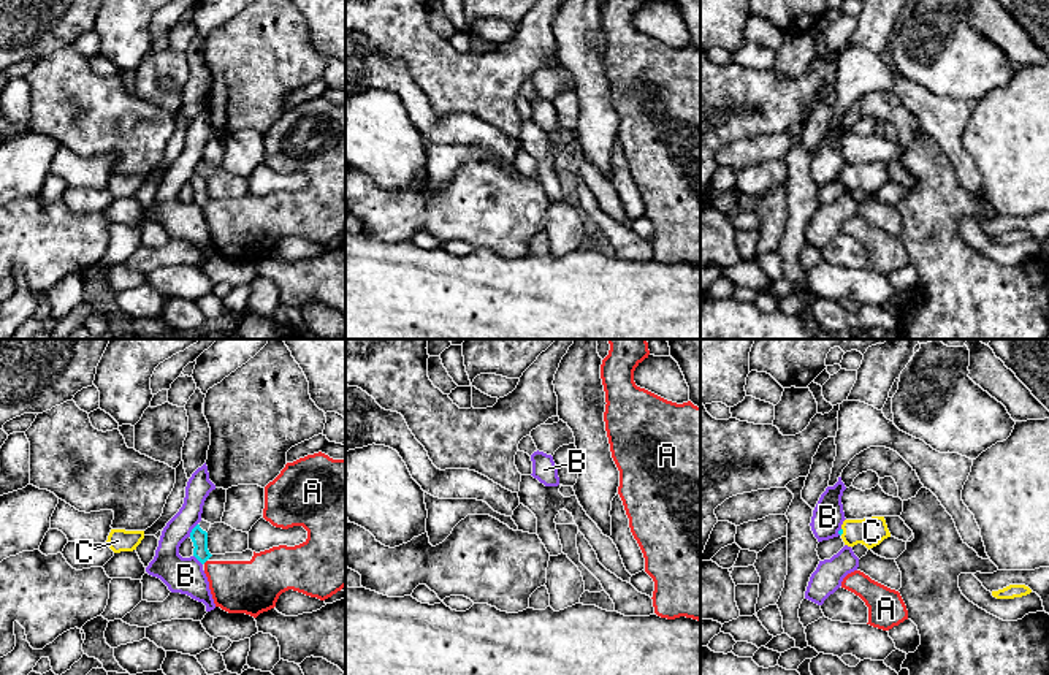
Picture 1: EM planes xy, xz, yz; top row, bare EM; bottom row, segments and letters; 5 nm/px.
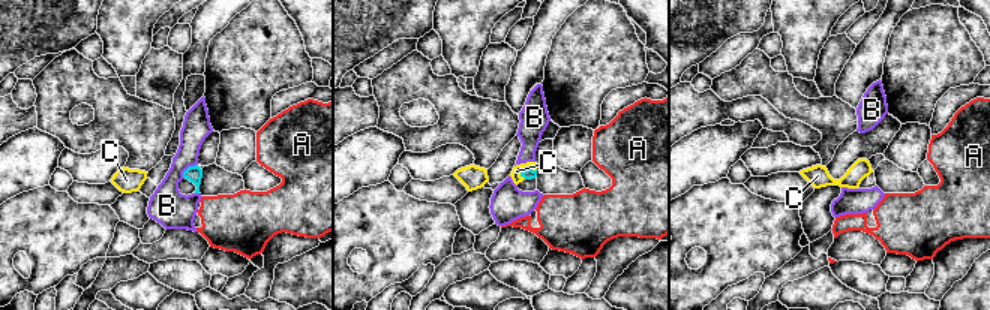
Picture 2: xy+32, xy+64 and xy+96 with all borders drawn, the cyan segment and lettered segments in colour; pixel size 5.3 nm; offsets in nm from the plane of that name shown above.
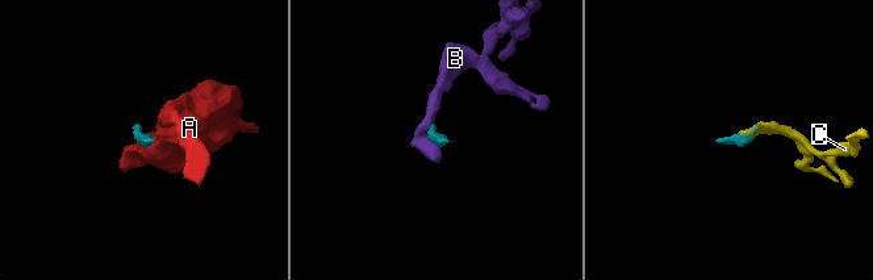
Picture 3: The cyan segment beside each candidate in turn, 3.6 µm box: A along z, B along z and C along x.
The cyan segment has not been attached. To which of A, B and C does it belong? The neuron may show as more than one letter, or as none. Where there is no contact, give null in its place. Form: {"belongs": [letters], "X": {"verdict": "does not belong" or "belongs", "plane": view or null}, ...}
{"belongs": ["C"], "A": {"verdict": "does not belong", "plane": "xy"}, "B": {"verdict": "does not belong", "plane": "xy"}, "C": {"verdict": "belongs", "plane": "yz"}}

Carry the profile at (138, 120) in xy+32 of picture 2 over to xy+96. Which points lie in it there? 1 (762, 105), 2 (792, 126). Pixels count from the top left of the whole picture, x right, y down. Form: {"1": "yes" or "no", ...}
{"1": "no", "2": "no"}

